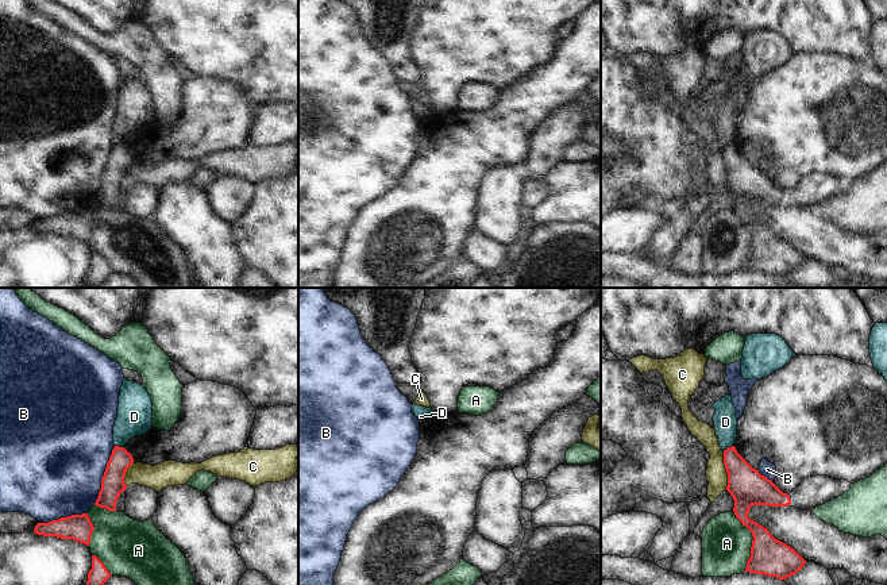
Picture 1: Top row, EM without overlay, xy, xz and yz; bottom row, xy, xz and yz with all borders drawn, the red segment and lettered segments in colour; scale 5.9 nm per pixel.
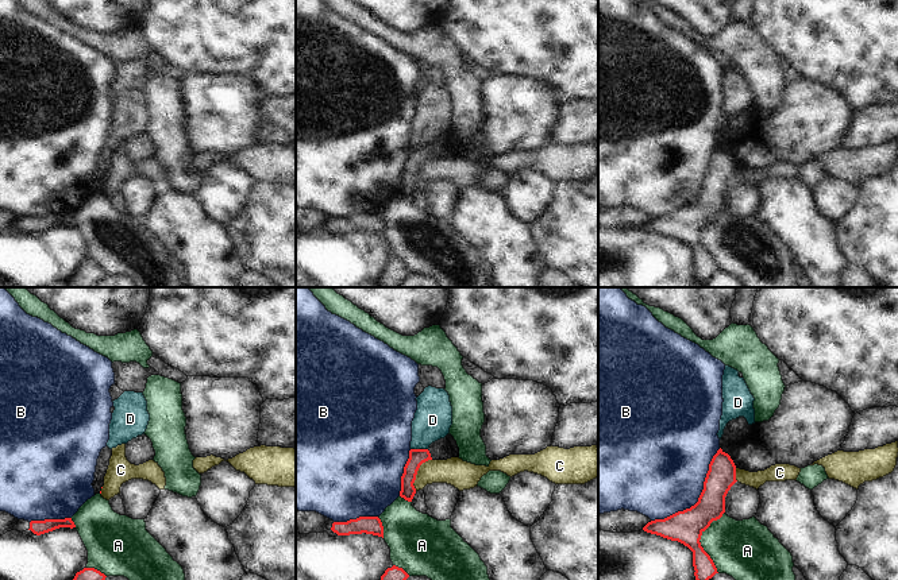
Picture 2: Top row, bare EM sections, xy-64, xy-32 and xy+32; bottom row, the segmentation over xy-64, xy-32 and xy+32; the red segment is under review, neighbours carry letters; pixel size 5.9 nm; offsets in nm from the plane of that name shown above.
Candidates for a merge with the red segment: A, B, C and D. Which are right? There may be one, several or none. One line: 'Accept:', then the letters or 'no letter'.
Accept: no letter.

